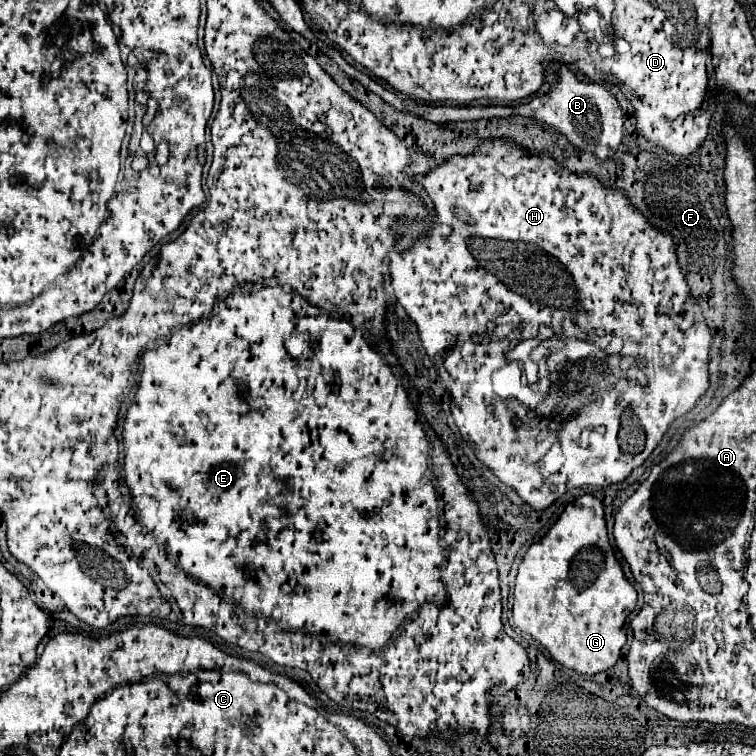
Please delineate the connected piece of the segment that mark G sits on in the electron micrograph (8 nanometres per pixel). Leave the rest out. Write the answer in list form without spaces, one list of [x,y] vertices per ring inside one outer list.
[[[585,494],[569,503],[547,536],[527,550],[519,564],[513,598],[514,624],[547,648],[553,660],[561,666],[569,666],[584,675],[594,675],[605,672],[621,658],[621,648],[625,646],[625,620],[635,610],[637,592],[615,558],[607,536],[603,506],[595,496]]]

